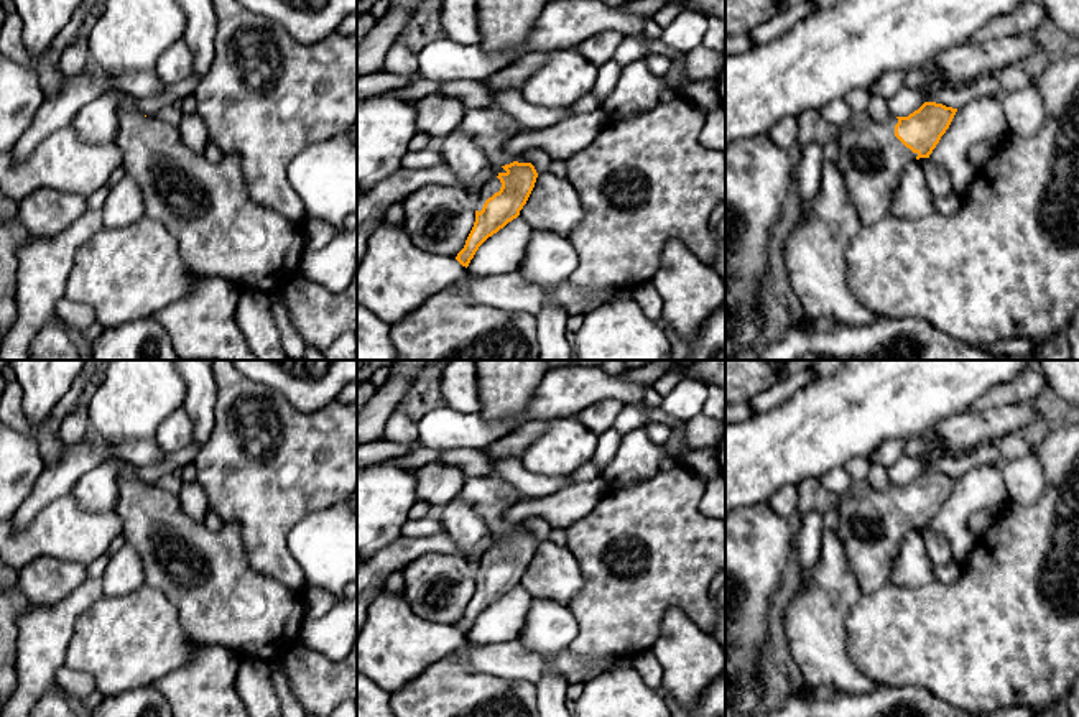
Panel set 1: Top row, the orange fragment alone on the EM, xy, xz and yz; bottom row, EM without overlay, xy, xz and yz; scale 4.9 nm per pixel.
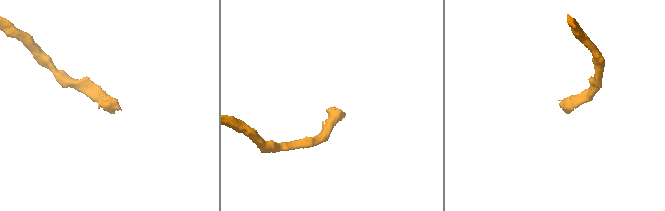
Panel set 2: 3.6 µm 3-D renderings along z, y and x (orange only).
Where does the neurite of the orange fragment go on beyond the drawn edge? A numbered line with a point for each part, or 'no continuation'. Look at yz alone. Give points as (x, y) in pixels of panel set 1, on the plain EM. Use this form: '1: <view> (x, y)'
1: yz (870, 525)

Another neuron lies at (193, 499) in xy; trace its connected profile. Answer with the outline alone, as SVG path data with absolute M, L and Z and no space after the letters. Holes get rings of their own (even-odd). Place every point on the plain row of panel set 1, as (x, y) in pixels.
M196 479L194 482L184 482L178 497L183 510L196 521L204 521L209 503L204 487Z

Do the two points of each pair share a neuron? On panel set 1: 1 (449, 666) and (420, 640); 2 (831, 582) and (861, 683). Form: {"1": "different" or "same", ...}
{"1": "different", "2": "same"}

